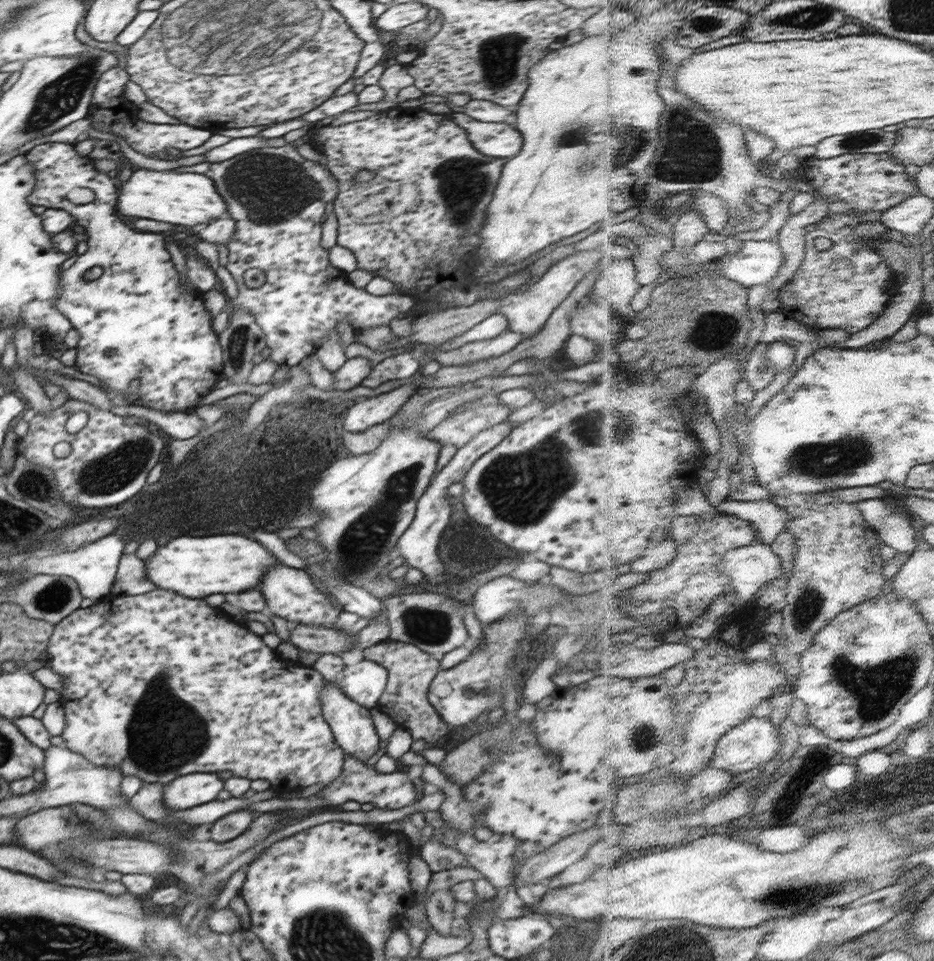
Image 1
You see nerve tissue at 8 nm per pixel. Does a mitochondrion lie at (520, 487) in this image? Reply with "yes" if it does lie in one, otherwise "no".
yes

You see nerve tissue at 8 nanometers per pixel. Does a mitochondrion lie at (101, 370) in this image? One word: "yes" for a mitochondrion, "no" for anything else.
no

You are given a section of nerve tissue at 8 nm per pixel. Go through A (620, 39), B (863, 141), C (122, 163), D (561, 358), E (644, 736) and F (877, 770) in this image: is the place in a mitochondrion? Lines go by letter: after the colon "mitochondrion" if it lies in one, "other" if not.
A: other
B: mitochondrion
C: other
D: other
E: mitochondrion
F: other

